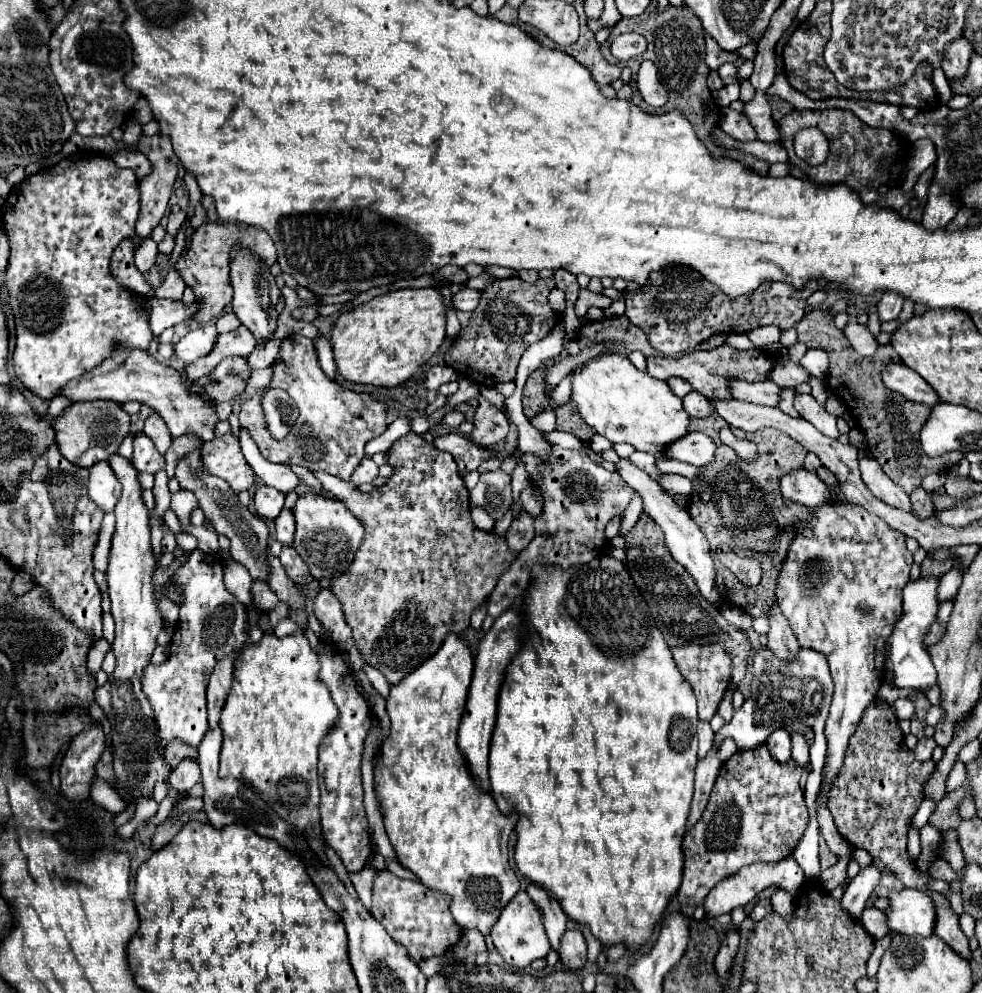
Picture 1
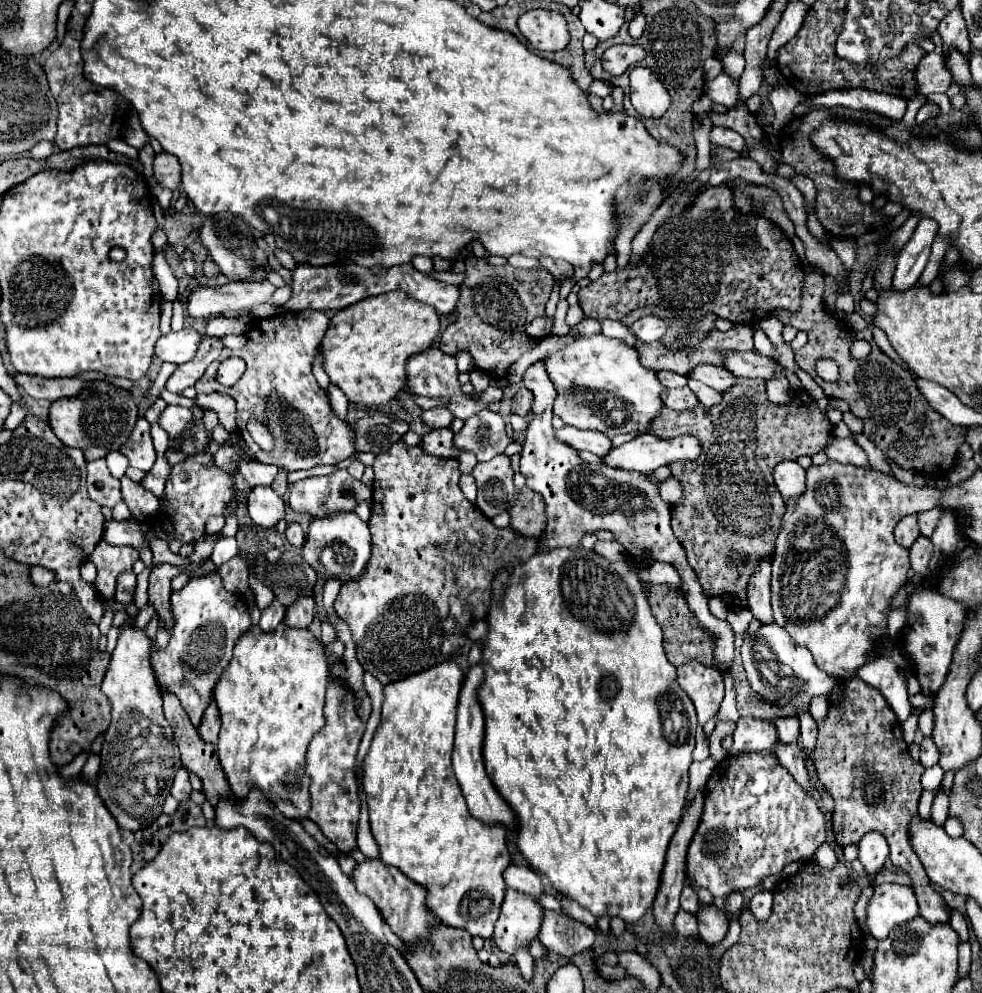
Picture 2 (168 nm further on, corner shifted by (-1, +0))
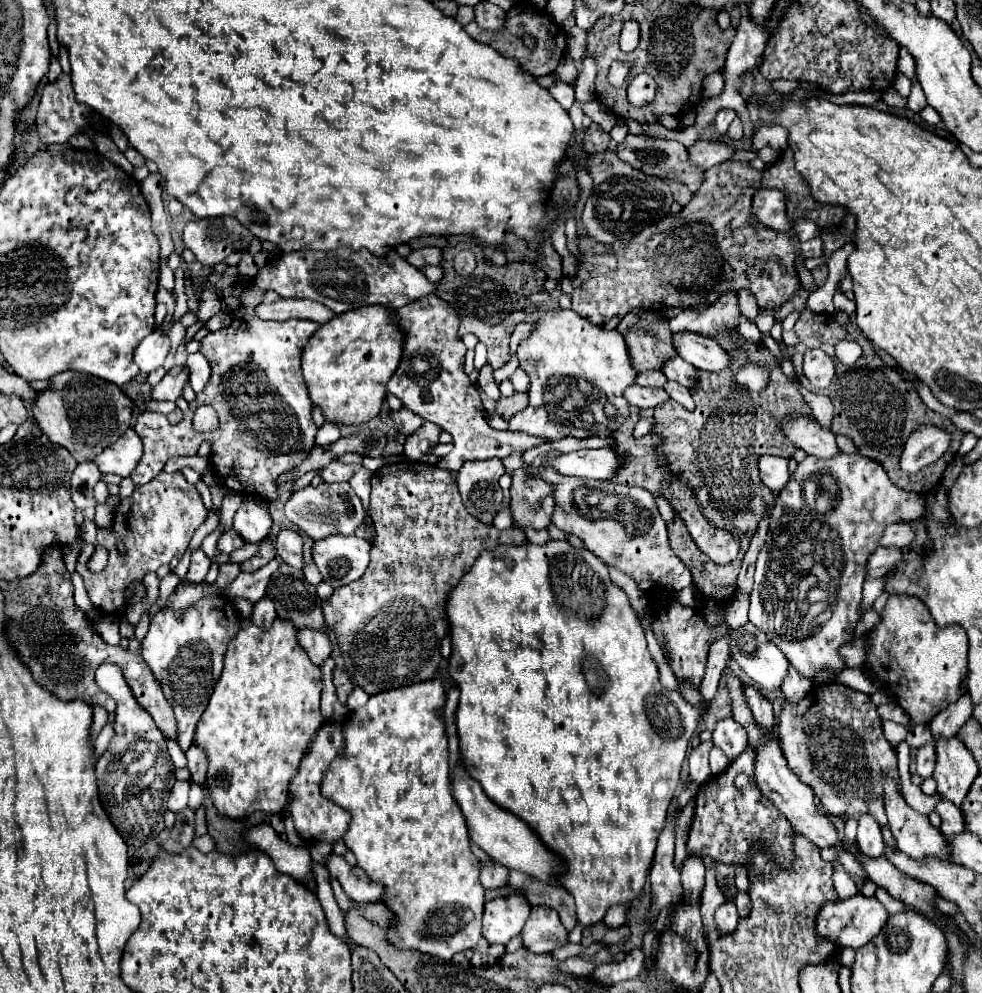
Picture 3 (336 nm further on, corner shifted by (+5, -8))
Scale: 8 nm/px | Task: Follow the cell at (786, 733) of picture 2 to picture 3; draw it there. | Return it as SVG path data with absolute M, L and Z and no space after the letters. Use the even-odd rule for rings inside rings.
M742 683L742 691L744 691L744 695L746 695L746 701L748 701L748 707L750 707L754 719L756 719L762 727L774 729L774 727L776 727L776 715L774 715L774 711L772 711L772 703L770 703L766 697L762 697L762 693L760 693L756 687L752 687L752 685Z

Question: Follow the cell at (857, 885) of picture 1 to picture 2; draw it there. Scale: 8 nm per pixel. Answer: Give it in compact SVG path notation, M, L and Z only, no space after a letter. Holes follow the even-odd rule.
M870 831L870 833L866 833L862 837L858 847L860 847L858 859L864 865L864 871L870 877L874 877L884 867L884 861L888 857L888 843L886 843L886 839L880 833L876 833L876 831L872 833Z

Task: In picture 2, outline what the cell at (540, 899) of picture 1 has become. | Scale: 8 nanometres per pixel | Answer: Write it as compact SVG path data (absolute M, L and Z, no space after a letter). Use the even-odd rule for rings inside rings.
M510 865L510 869L504 871L504 881L510 889L532 899L540 899L544 895L544 885L540 877L526 865Z

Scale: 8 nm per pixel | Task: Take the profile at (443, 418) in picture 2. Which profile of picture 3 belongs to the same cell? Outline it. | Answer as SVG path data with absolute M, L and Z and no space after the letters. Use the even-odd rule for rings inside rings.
M402 407L402 409L398 409L398 411L388 411L388 415L390 415L390 419L396 423L398 433L402 433L402 435L410 435L410 433L416 431L418 427L422 427L422 423L424 423L424 419L422 419L420 415L412 413L412 411L406 409L406 407Z

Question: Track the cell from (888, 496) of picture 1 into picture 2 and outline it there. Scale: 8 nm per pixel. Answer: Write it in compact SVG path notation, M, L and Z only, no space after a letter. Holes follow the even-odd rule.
M836 439L832 447L824 449L824 453L832 461L838 461L838 463L844 463L844 465L860 465L862 469L870 469L868 455L852 439Z

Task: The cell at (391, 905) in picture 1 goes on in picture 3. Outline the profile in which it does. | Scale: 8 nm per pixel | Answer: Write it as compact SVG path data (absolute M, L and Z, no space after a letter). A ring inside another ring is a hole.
M330 853L326 859L326 869L328 873L338 879L338 883L342 885L342 889L346 891L346 895L354 901L362 901L362 903L380 903L382 901L382 893L384 889L380 889L378 883L370 883L368 875L364 875L364 871L360 871L360 867L350 867L344 857Z

